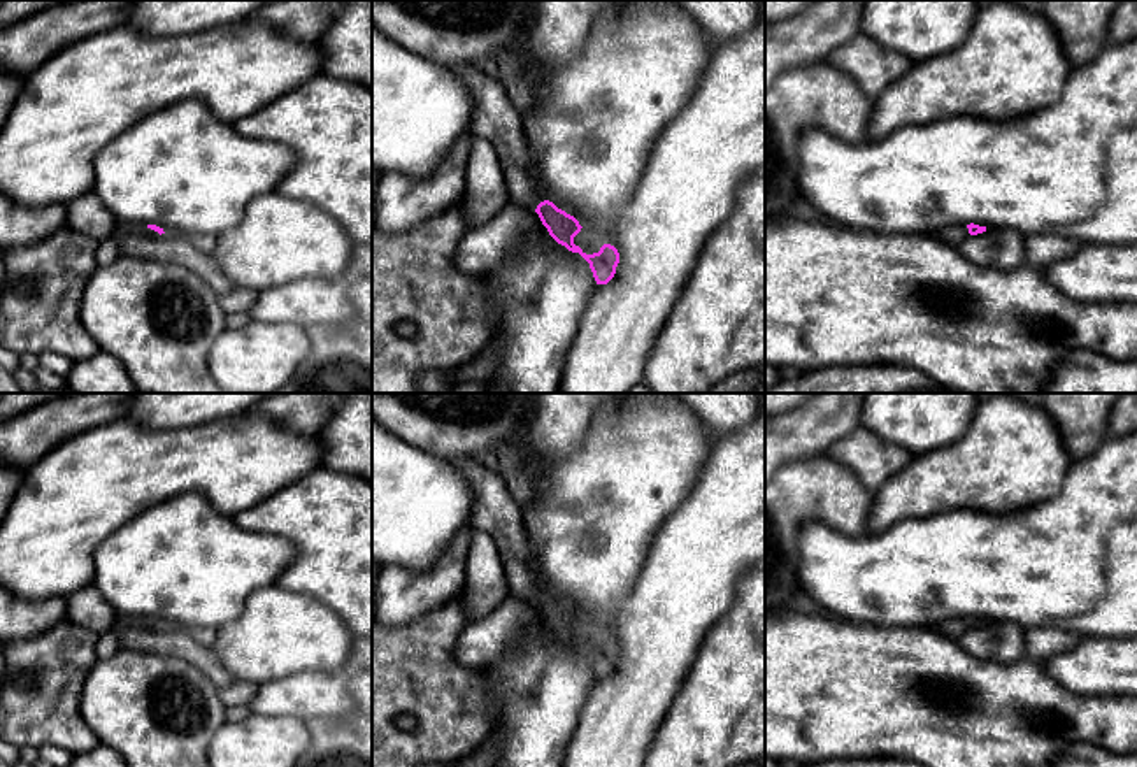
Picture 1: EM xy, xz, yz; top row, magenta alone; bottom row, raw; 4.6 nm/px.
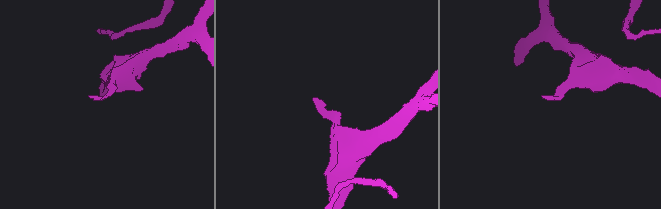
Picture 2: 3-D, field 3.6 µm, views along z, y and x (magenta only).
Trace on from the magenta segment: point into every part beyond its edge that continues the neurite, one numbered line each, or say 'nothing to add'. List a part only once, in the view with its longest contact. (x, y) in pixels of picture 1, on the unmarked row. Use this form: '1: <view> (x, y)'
1: xy (139, 622)

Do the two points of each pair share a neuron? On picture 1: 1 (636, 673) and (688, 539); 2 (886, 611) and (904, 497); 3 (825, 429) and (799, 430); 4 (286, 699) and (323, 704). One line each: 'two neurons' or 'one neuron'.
1: one neuron
2: two neurons
3: one neuron
4: one neuron

